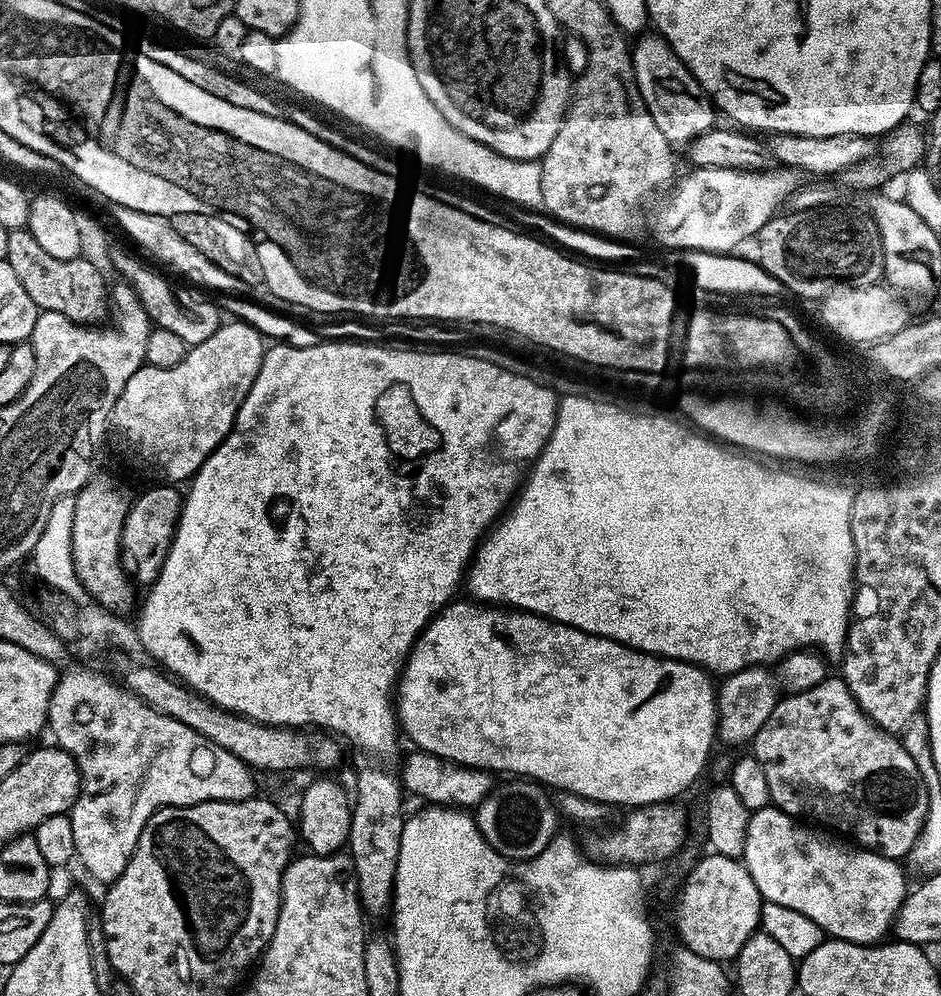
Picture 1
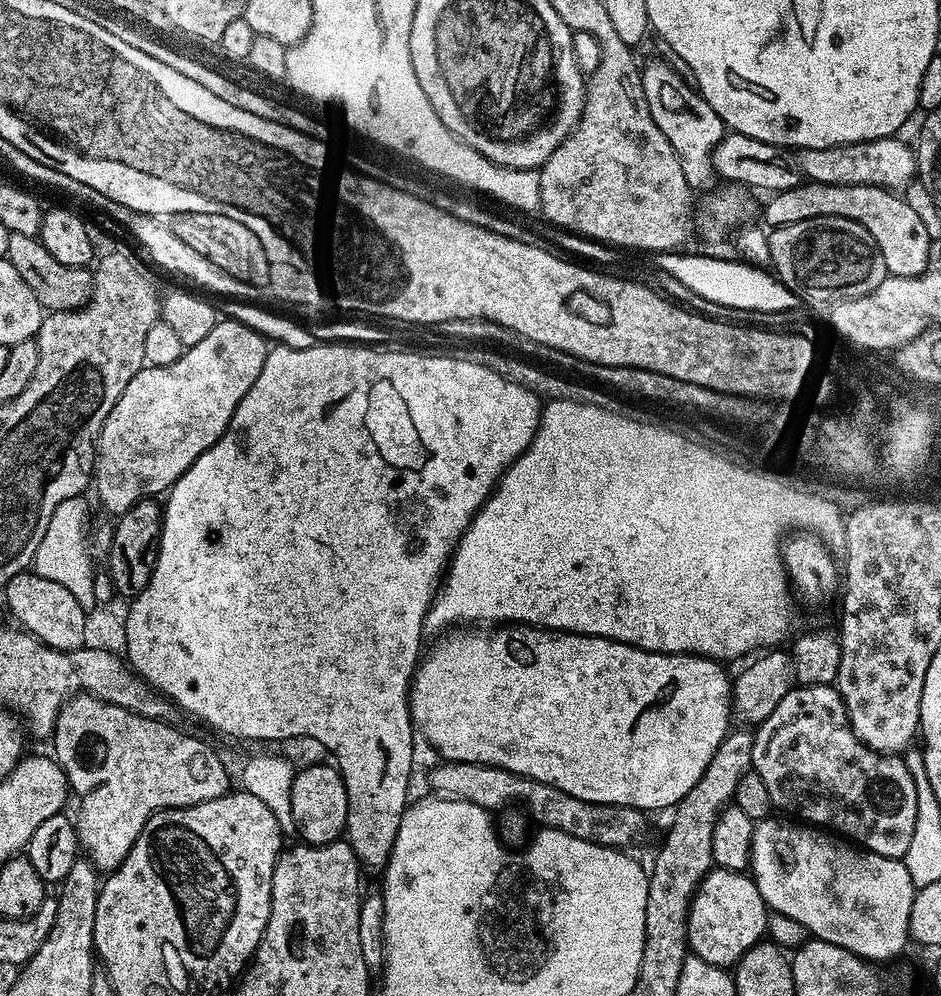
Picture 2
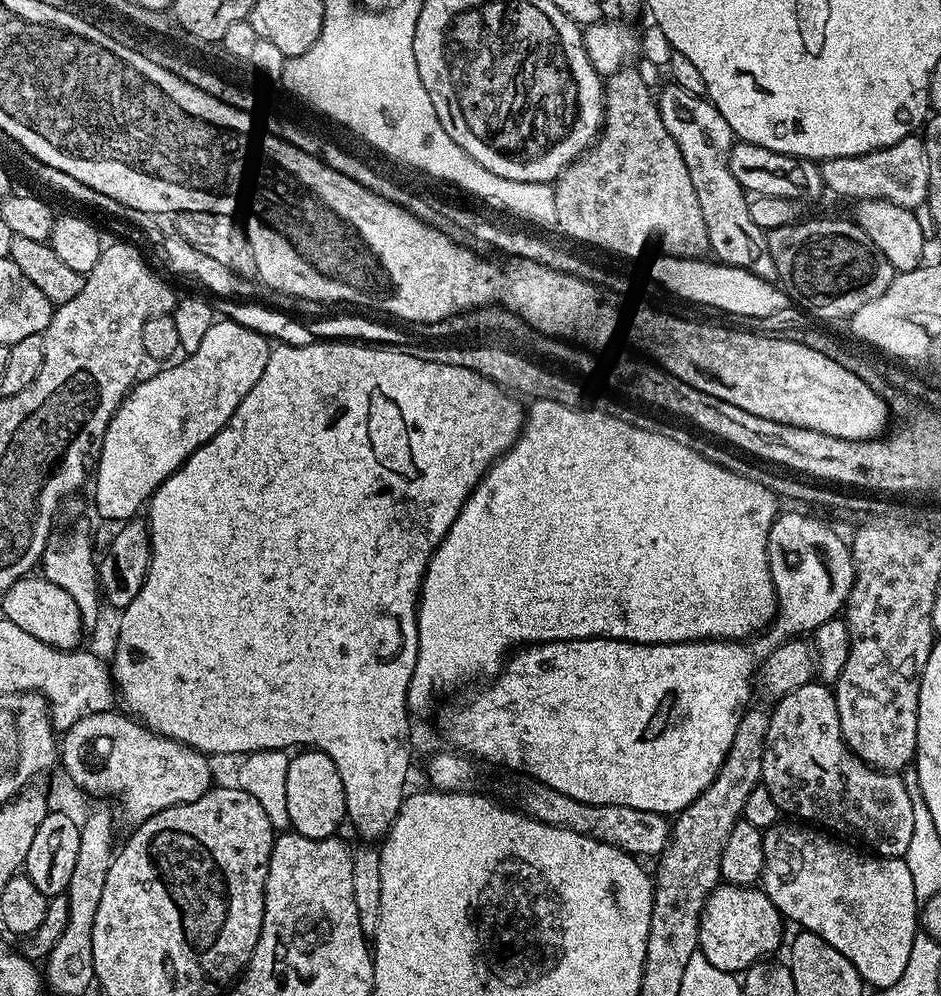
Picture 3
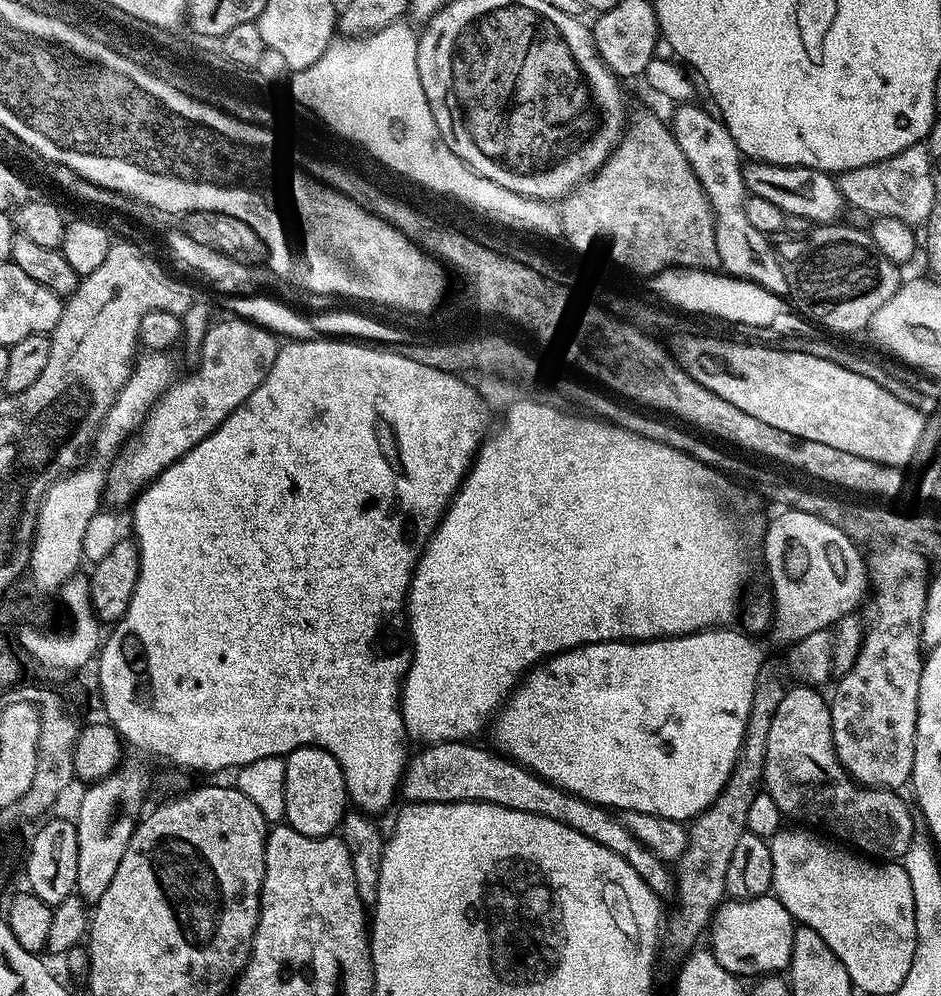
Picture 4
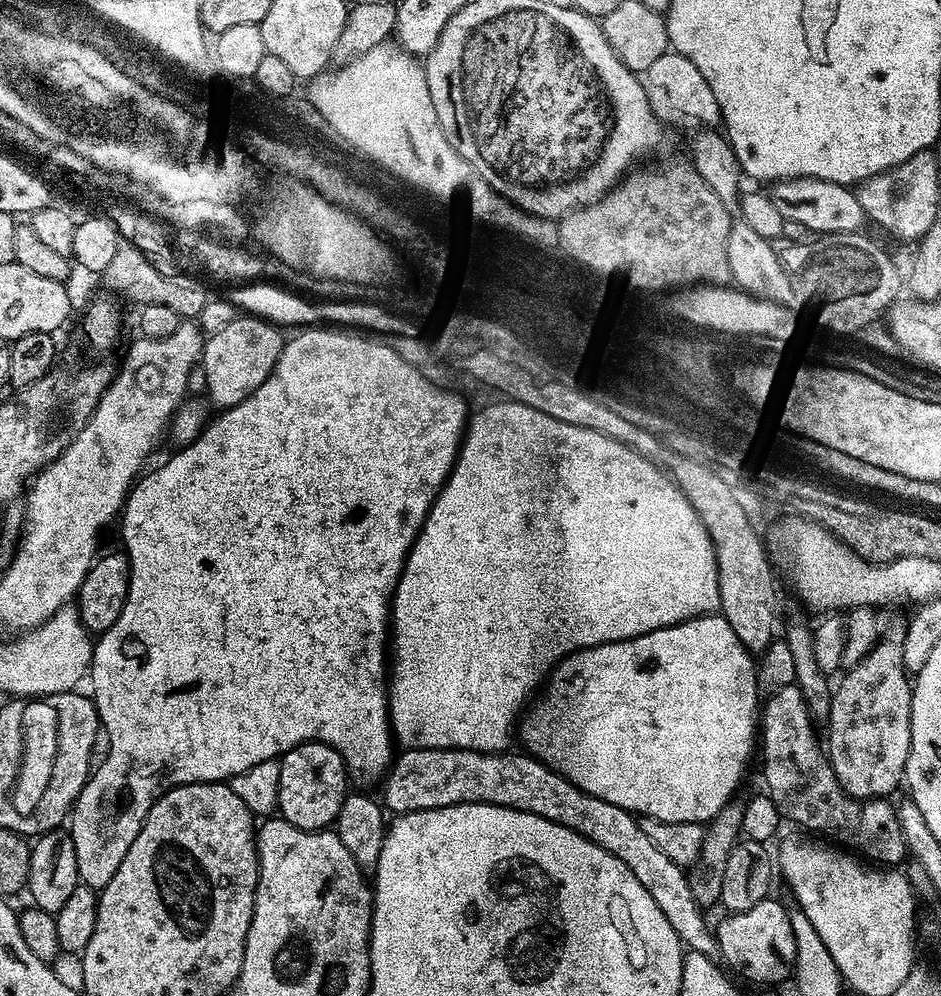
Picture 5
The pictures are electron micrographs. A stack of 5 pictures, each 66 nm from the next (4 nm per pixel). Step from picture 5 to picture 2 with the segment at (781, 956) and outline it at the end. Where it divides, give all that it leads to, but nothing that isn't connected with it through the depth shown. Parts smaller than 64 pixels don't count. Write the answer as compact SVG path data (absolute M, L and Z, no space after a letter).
M713 867L698 886L692 899L692 909L688 911L688 946L691 955L704 959L716 967L727 969L740 961L751 947L765 939L770 923L770 909L762 898L755 880L744 872Z

